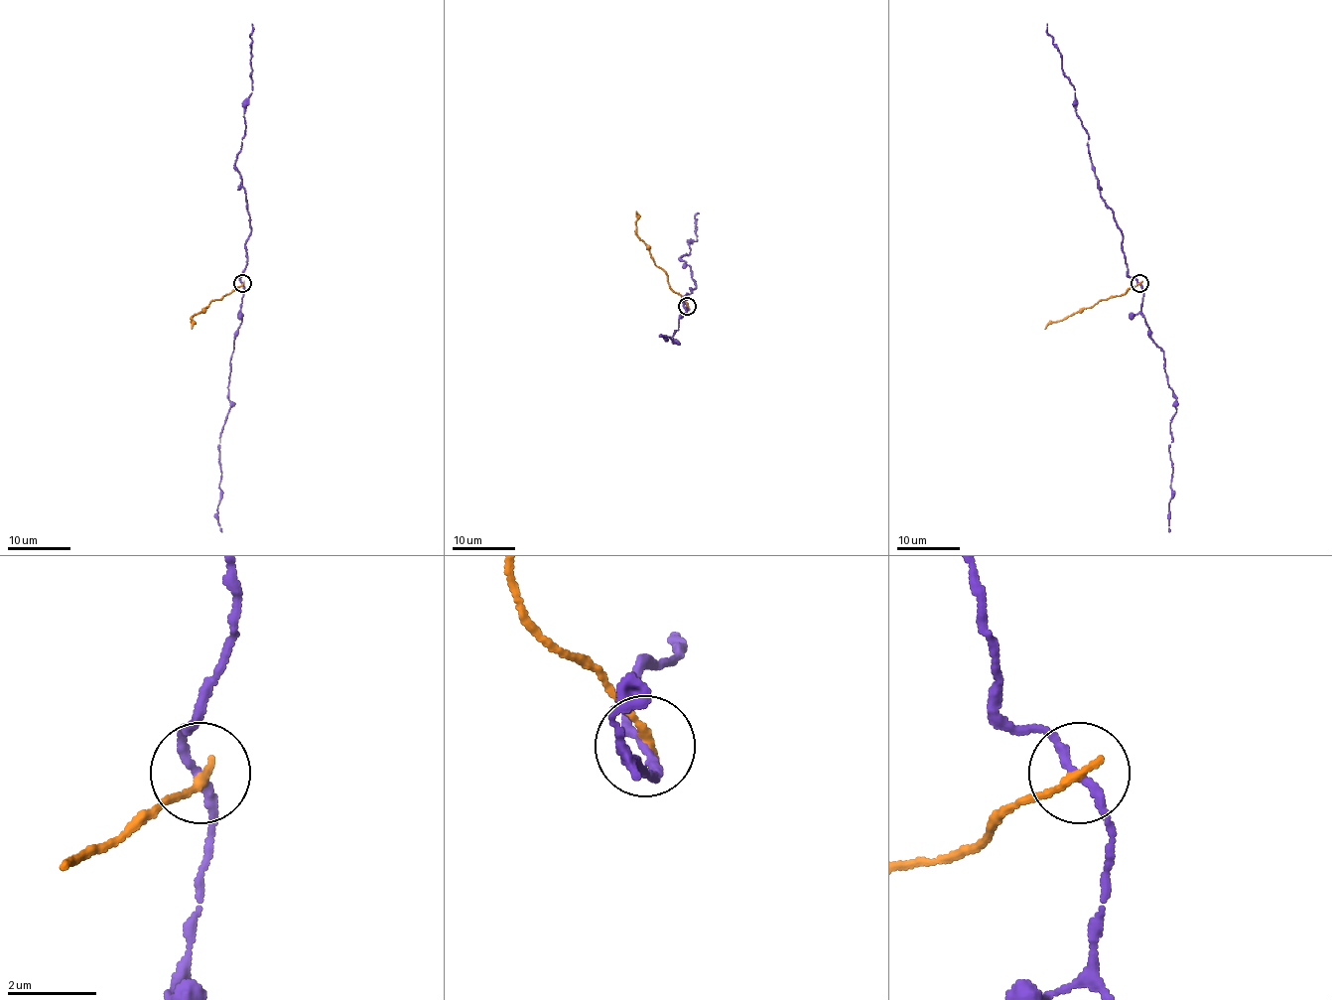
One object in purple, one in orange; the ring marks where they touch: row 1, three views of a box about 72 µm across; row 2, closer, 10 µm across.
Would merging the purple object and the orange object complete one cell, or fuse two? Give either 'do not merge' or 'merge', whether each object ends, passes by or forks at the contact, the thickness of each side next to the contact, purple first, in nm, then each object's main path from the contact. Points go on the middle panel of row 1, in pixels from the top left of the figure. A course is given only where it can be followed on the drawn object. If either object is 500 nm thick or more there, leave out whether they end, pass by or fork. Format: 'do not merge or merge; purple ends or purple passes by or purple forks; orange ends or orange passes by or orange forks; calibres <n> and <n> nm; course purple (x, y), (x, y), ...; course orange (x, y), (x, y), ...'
merge; purple passes by; orange ends; calibres 190 and 190 nm; course purple (687, 306), (687, 295), (696, 287), (690, 266), (680, 258), (690, 253), (690, 242), (696, 240), (696, 214); course orange (687, 306), (669, 285), (667, 276), (651, 258), (648, 247), (637, 236), (635, 211)

